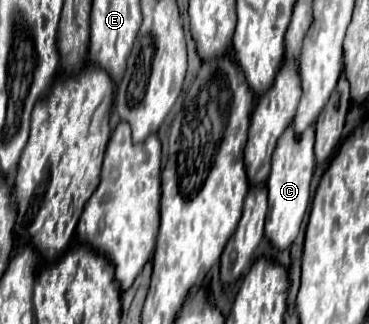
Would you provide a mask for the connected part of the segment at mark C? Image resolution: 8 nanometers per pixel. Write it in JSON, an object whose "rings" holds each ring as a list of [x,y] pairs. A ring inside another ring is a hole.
{"rings":[[[288,125],[278,139],[272,155],[272,169],[266,181],[268,187],[268,213],[266,213],[266,237],[276,249],[288,249],[298,235],[300,223],[310,203],[310,179],[314,173],[314,127],[310,125],[302,135],[294,133],[294,125]]]}

